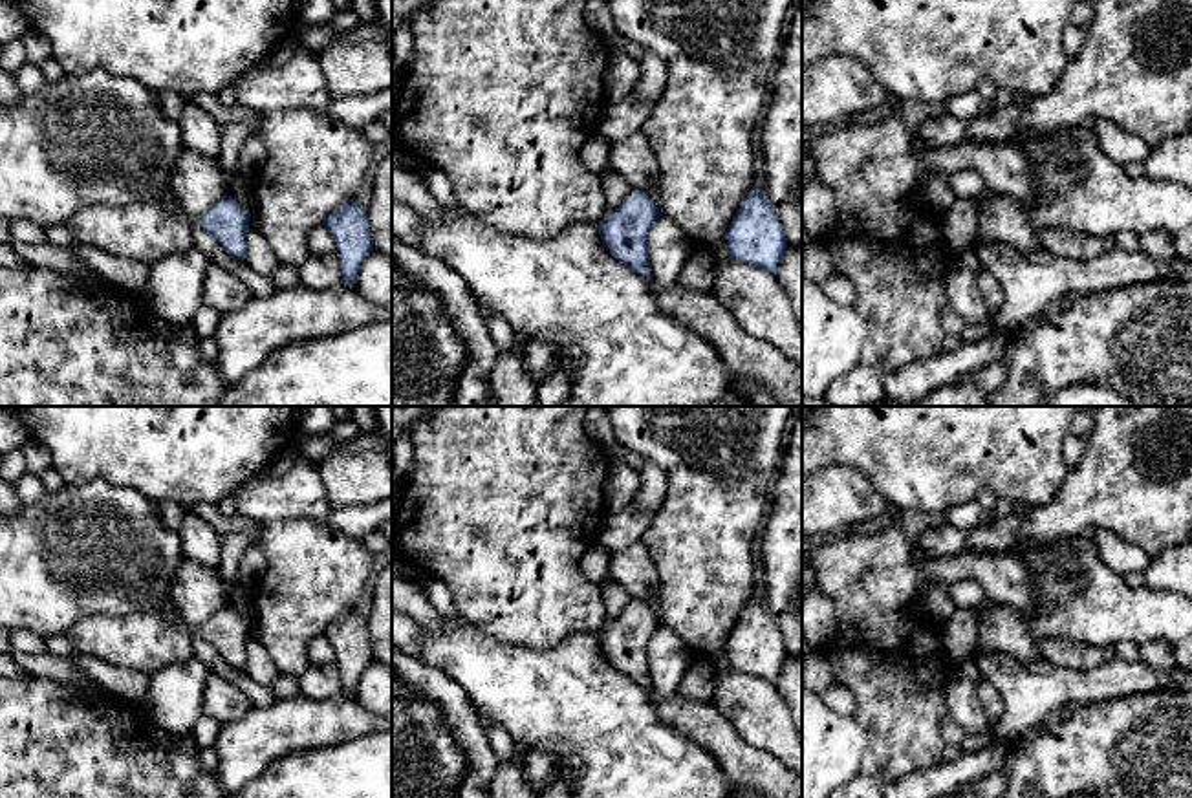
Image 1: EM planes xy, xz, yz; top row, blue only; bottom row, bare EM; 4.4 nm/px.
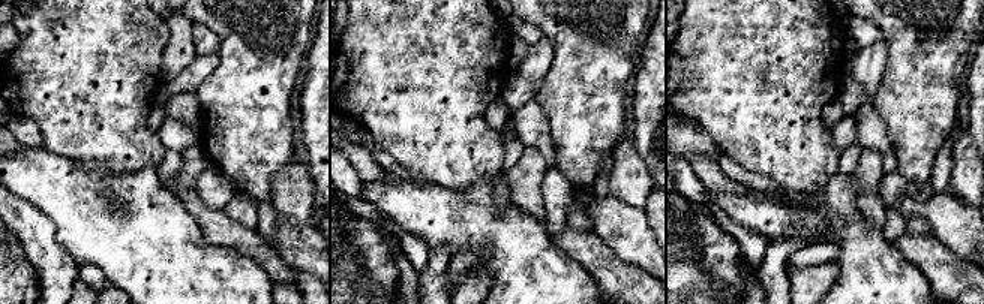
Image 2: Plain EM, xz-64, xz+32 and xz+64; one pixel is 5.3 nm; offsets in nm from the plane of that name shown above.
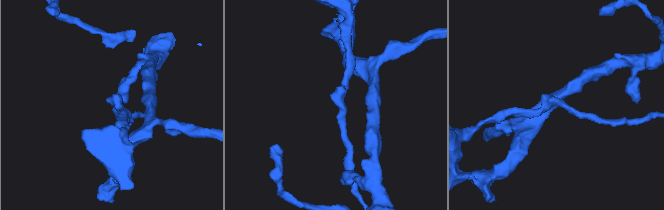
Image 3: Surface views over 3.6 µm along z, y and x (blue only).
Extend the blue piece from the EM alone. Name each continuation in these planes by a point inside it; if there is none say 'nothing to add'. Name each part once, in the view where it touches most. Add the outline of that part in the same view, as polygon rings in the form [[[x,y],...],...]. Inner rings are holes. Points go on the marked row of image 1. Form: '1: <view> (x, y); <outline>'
nothing to add

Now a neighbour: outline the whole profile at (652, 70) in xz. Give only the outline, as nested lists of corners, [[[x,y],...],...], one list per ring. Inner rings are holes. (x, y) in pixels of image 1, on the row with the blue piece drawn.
[[[646,51],[637,66],[637,84],[628,97],[634,101],[657,101],[666,86],[665,59],[652,51]]]

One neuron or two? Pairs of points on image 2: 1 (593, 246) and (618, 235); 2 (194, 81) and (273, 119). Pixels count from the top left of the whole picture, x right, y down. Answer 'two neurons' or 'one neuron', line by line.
1: two neurons
2: two neurons

